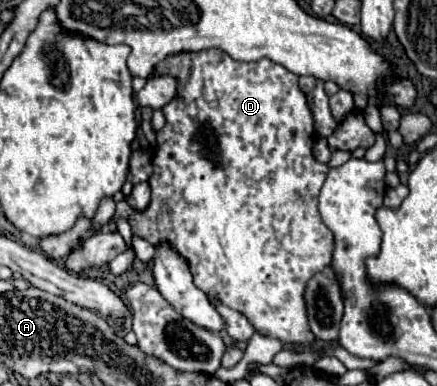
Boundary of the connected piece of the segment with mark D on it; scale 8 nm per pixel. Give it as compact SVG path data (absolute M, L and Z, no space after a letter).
M220 50L184 52L184 54L168 56L166 60L162 60L156 66L154 74L160 74L160 68L178 68L178 74L176 74L178 76L178 92L176 92L176 98L162 108L162 112L166 116L166 124L160 132L156 132L158 146L156 146L156 154L152 160L154 174L150 178L152 202L150 202L148 210L144 210L144 212L134 212L128 206L128 202L124 202L124 200L118 202L114 220L108 226L104 226L102 232L116 230L114 222L118 216L128 218L134 234L146 238L154 246L158 246L160 242L168 242L170 246L174 246L188 260L192 276L194 276L194 284L200 290L204 290L208 296L218 294L222 304L242 312L252 322L252 326L256 328L258 334L276 338L282 344L308 346L308 344L318 342L314 332L310 332L310 324L308 324L308 316L306 316L306 302L302 300L302 292L306 290L306 280L310 280L310 276L322 272L330 264L330 256L334 252L334 236L330 236L330 228L326 228L326 224L322 224L322 216L318 216L318 196L320 196L322 184L326 180L326 172L330 168L312 156L312 144L316 140L314 120L312 120L312 112L308 108L306 96L298 88L298 76L292 74L290 70L286 70L284 66L268 60L268 58L262 58L258 62L236 62Z

